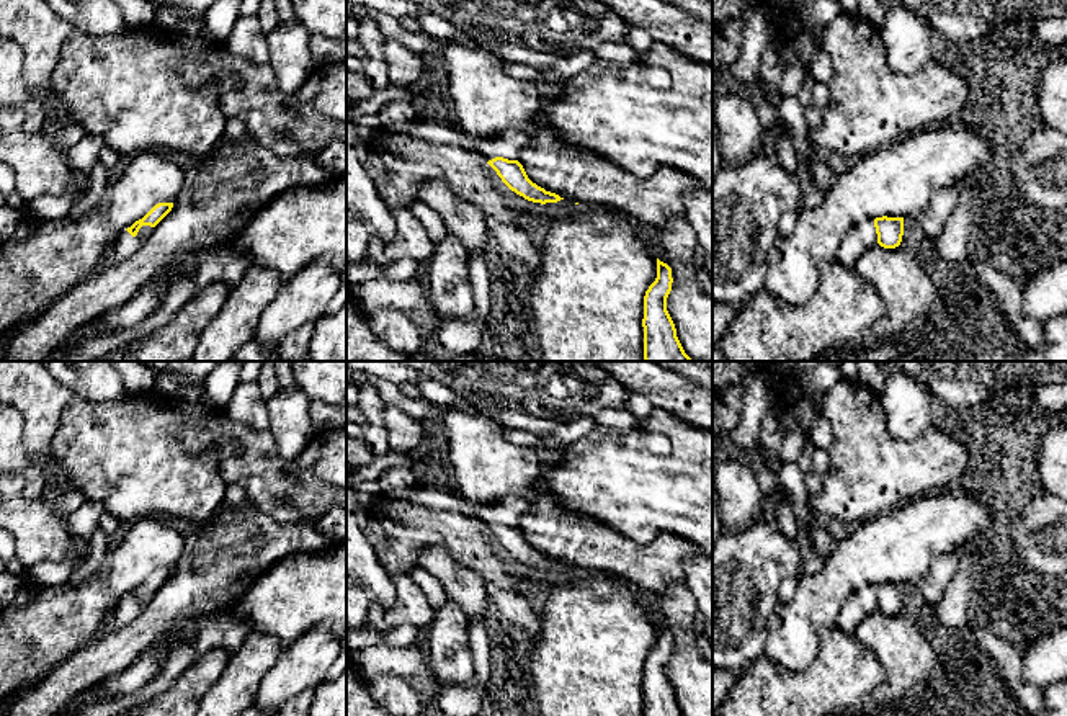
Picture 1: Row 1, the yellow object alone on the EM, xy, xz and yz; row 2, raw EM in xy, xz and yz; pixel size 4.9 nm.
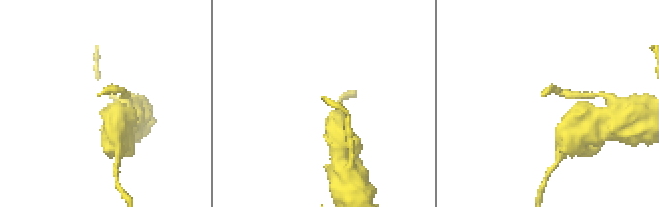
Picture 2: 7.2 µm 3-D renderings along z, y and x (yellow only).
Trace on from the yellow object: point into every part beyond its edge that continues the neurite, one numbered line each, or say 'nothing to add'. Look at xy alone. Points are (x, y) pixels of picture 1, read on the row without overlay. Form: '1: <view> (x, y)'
1: xy (123, 612)

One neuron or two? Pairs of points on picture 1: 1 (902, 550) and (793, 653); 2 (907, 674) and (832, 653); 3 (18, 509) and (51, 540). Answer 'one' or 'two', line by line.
1: one
2: two
3: one

